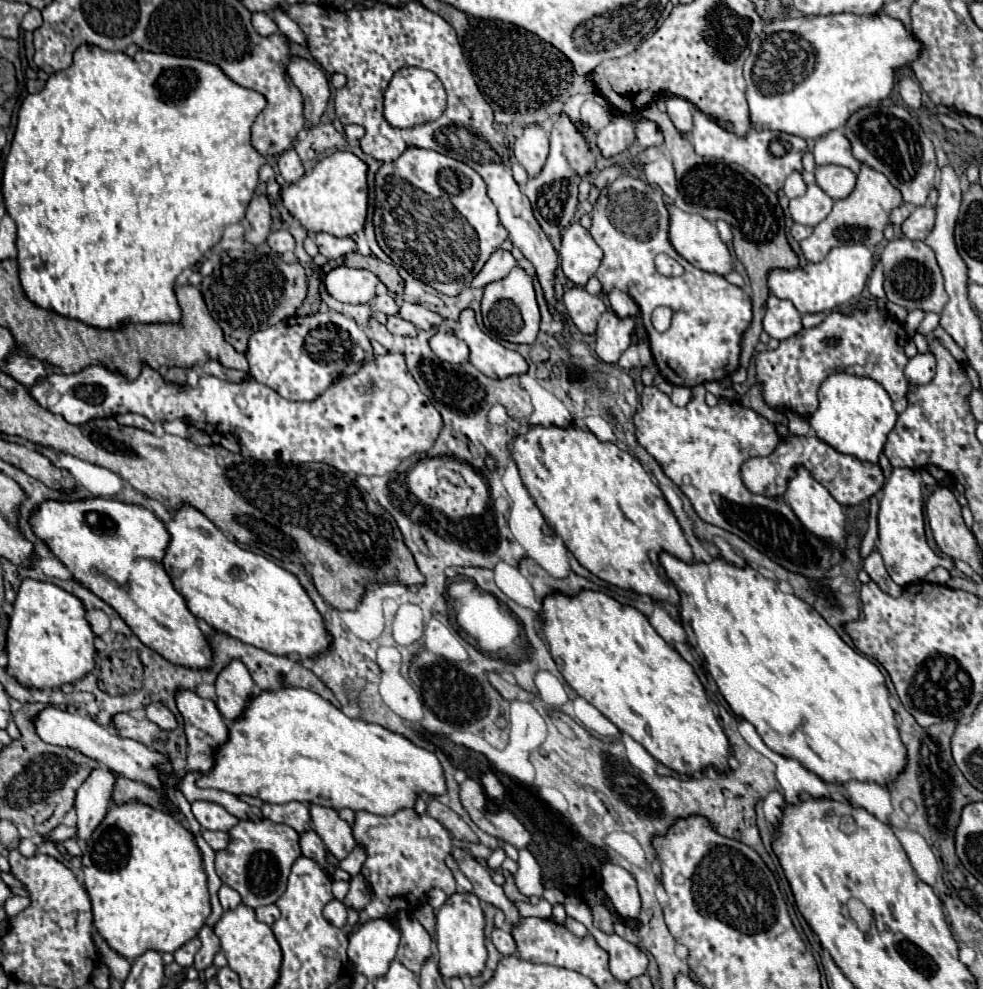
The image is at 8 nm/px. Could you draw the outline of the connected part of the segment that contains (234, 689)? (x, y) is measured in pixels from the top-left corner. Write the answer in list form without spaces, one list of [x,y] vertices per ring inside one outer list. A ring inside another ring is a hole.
[[[233,659],[233,663],[229,663],[215,679],[215,705],[227,721],[237,719],[253,691],[255,685],[247,667]]]

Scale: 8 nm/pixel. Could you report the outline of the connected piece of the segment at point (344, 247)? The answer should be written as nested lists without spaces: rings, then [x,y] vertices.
[[[315,233],[313,239],[319,247],[319,253],[325,255],[327,259],[339,259],[339,257],[347,255],[349,251],[357,251],[355,241],[349,239],[349,237],[335,237],[335,235],[329,235],[329,233]]]

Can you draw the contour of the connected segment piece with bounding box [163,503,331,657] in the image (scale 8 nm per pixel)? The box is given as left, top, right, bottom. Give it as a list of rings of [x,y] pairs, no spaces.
[[[187,503],[177,509],[169,509],[169,515],[171,519],[165,521],[169,543],[163,555],[163,567],[171,577],[175,591],[185,599],[189,611],[195,617],[207,621],[217,631],[223,631],[235,639],[241,639],[243,643],[255,645],[275,655],[299,653],[301,657],[315,657],[317,653],[327,651],[331,637],[323,627],[321,615],[317,613],[313,601],[303,591],[295,575],[261,555],[237,547],[237,543],[229,541],[205,515],[201,515],[201,511]]]

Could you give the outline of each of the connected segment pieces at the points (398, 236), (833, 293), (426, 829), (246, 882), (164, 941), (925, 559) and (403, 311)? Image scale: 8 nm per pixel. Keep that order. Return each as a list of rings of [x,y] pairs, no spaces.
[[[415,147],[407,149],[397,161],[385,163],[379,169],[375,183],[373,225],[377,243],[395,265],[405,267],[405,271],[415,279],[451,297],[459,295],[475,279],[493,251],[497,251],[499,245],[509,237],[505,227],[499,223],[497,209],[487,195],[487,185],[477,171],[437,151]]]
[[[843,245],[843,247],[835,247],[833,251],[829,251],[829,255],[819,263],[807,263],[805,267],[795,267],[793,271],[773,269],[767,279],[769,279],[771,293],[781,299],[789,299],[797,307],[797,311],[801,313],[825,313],[827,311],[829,313],[833,307],[839,307],[839,305],[849,303],[851,299],[857,299],[871,271],[873,271],[873,253],[865,245]]]
[[[401,809],[391,817],[379,817],[367,811],[357,811],[353,837],[367,853],[361,873],[373,889],[371,903],[359,913],[359,923],[377,917],[393,919],[397,911],[415,909],[419,903],[423,903],[421,899],[431,887],[439,887],[447,895],[455,891],[455,877],[445,865],[445,857],[451,851],[451,835],[427,813],[419,815],[413,809]]]
[[[245,819],[229,831],[227,849],[215,853],[215,871],[225,885],[233,887],[241,895],[247,907],[255,909],[261,905],[271,905],[283,895],[289,869],[299,855],[299,833],[289,825],[273,823],[271,819]]]
[[[141,803],[111,807],[101,825],[85,841],[83,883],[93,905],[93,925],[107,945],[121,957],[133,961],[145,951],[175,953],[177,947],[195,939],[211,915],[207,875],[193,835],[167,811],[157,811]]]
[[[893,469],[887,485],[881,493],[879,503],[879,547],[889,577],[907,587],[911,583],[919,583],[925,575],[943,565],[943,559],[933,553],[925,539],[925,521],[923,521],[924,499],[922,493],[922,477],[918,469]]]
[[[399,301],[399,315],[403,319],[411,321],[417,329],[429,329],[431,325],[439,325],[441,323],[441,317],[435,311],[429,311],[423,305],[407,303],[407,301]]]

